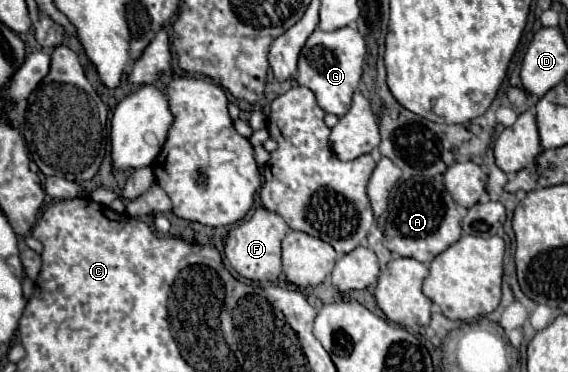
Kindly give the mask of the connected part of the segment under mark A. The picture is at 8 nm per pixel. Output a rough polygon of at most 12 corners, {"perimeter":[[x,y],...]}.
{"perimeter":[[440,178],[394,190],[382,244],[428,266],[460,236]]}

